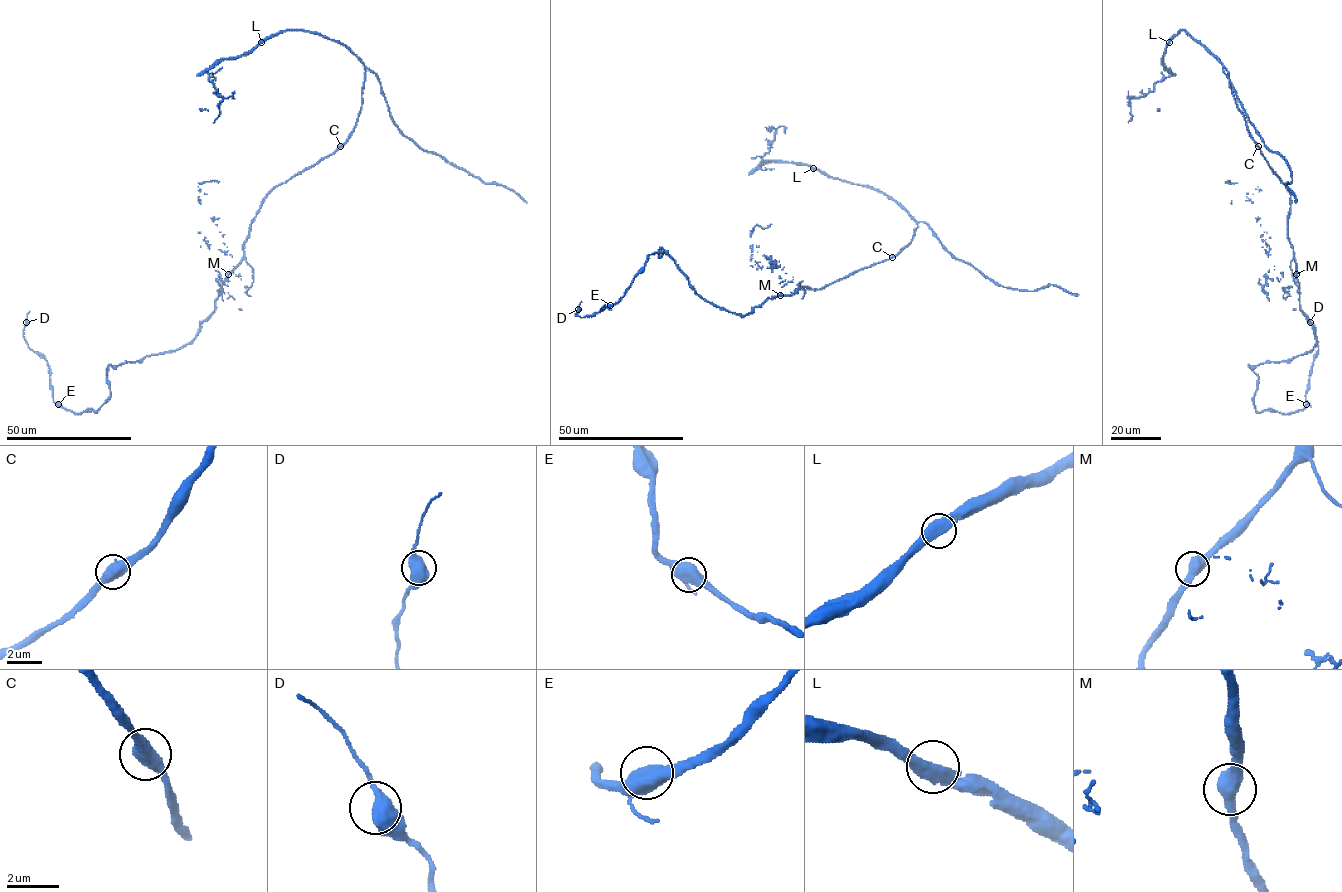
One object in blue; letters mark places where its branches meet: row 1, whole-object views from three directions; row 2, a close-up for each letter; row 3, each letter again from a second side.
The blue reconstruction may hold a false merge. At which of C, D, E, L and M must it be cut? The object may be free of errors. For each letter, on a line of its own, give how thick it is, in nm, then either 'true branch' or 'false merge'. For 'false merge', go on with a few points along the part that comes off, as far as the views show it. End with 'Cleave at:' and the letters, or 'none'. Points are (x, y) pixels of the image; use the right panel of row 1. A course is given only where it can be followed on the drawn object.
C: 550 nm thick; true branch
D: 550 nm thick; true branch
E: 550 nm thick; true branch
L: 550 nm thick; true branch
M: 550 nm thick; true branch
Cleave at: none

